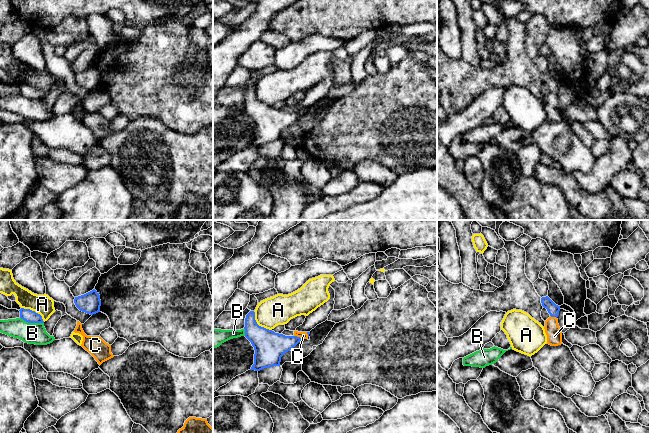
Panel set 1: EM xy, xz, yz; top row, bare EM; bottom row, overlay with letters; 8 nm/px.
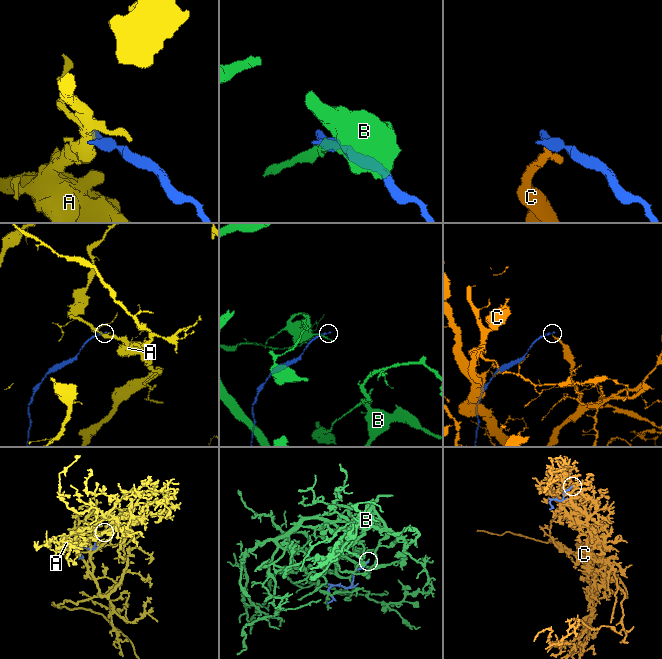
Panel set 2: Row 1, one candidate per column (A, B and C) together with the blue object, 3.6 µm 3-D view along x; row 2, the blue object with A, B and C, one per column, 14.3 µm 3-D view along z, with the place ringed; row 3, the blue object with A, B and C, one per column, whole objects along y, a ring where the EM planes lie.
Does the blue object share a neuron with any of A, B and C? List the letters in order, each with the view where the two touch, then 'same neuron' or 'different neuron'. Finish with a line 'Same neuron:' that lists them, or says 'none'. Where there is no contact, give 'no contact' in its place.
A: xy | different neuron
B: xy | different neuron
C: xz | different neuron
Same neuron: none

